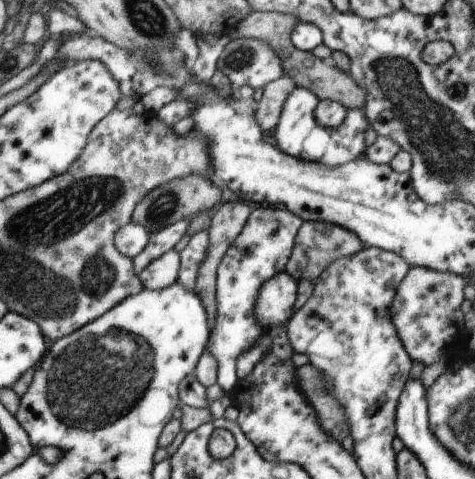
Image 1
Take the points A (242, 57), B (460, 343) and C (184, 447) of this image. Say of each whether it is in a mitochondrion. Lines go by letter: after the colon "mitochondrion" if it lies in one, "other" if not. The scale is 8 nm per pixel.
A: mitochondrion
B: other
C: other

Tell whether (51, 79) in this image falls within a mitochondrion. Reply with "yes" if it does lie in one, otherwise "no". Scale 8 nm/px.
no

